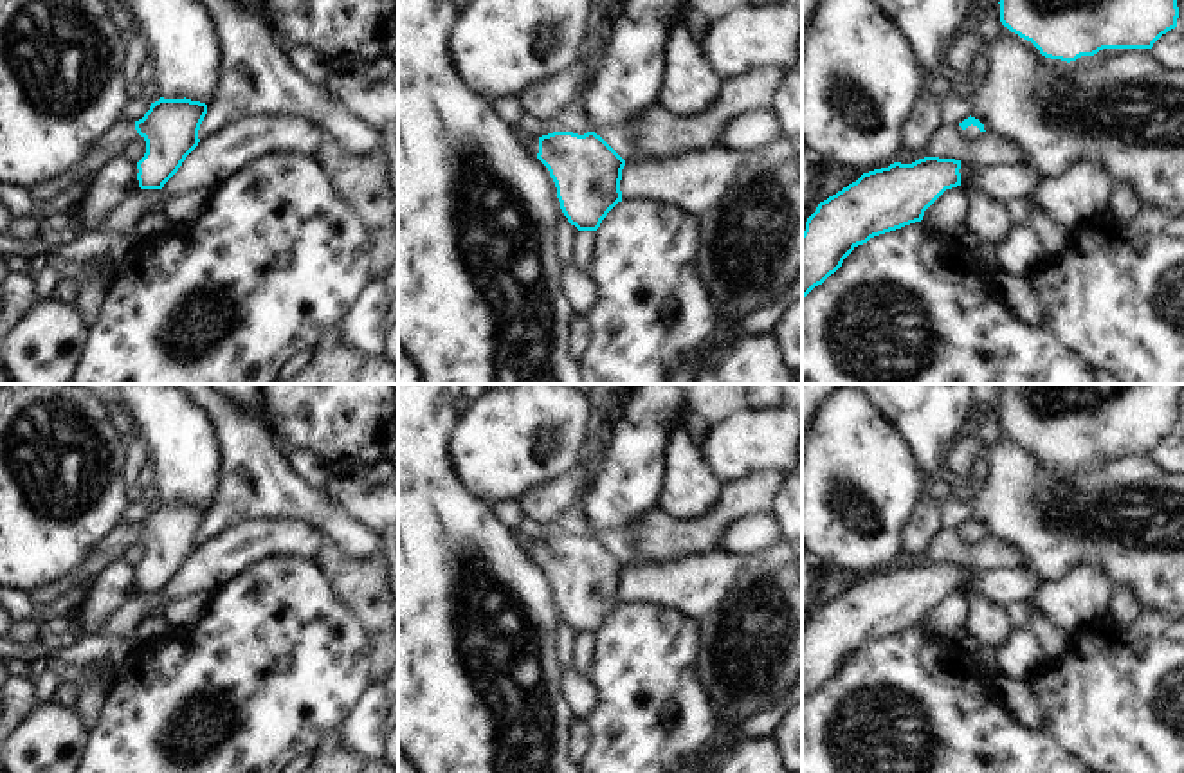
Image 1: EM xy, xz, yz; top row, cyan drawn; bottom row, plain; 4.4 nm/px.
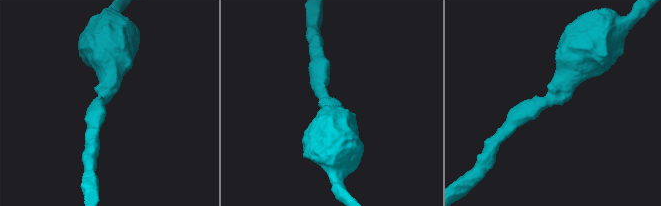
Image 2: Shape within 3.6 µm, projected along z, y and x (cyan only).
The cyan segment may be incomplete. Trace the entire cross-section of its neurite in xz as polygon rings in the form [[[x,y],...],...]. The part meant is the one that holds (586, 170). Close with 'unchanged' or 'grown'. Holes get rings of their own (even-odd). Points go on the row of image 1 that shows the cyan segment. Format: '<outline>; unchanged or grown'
[[[514,124],[517,139],[548,168],[568,222],[578,231],[597,231],[622,202],[620,180],[625,160],[595,132],[584,135],[528,133]]]; grown

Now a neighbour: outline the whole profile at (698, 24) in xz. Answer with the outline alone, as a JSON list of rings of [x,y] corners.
[[[688,7],[685,14],[683,27],[692,34],[692,38],[705,47],[706,34],[710,31],[712,20],[708,20],[696,7]]]

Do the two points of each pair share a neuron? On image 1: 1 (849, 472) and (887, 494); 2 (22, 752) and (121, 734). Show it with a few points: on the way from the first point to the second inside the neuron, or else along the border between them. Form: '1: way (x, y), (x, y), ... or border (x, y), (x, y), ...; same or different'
1: way (858, 481), (874, 481), (878, 485); same
2: border (92, 730), (83, 754); different

